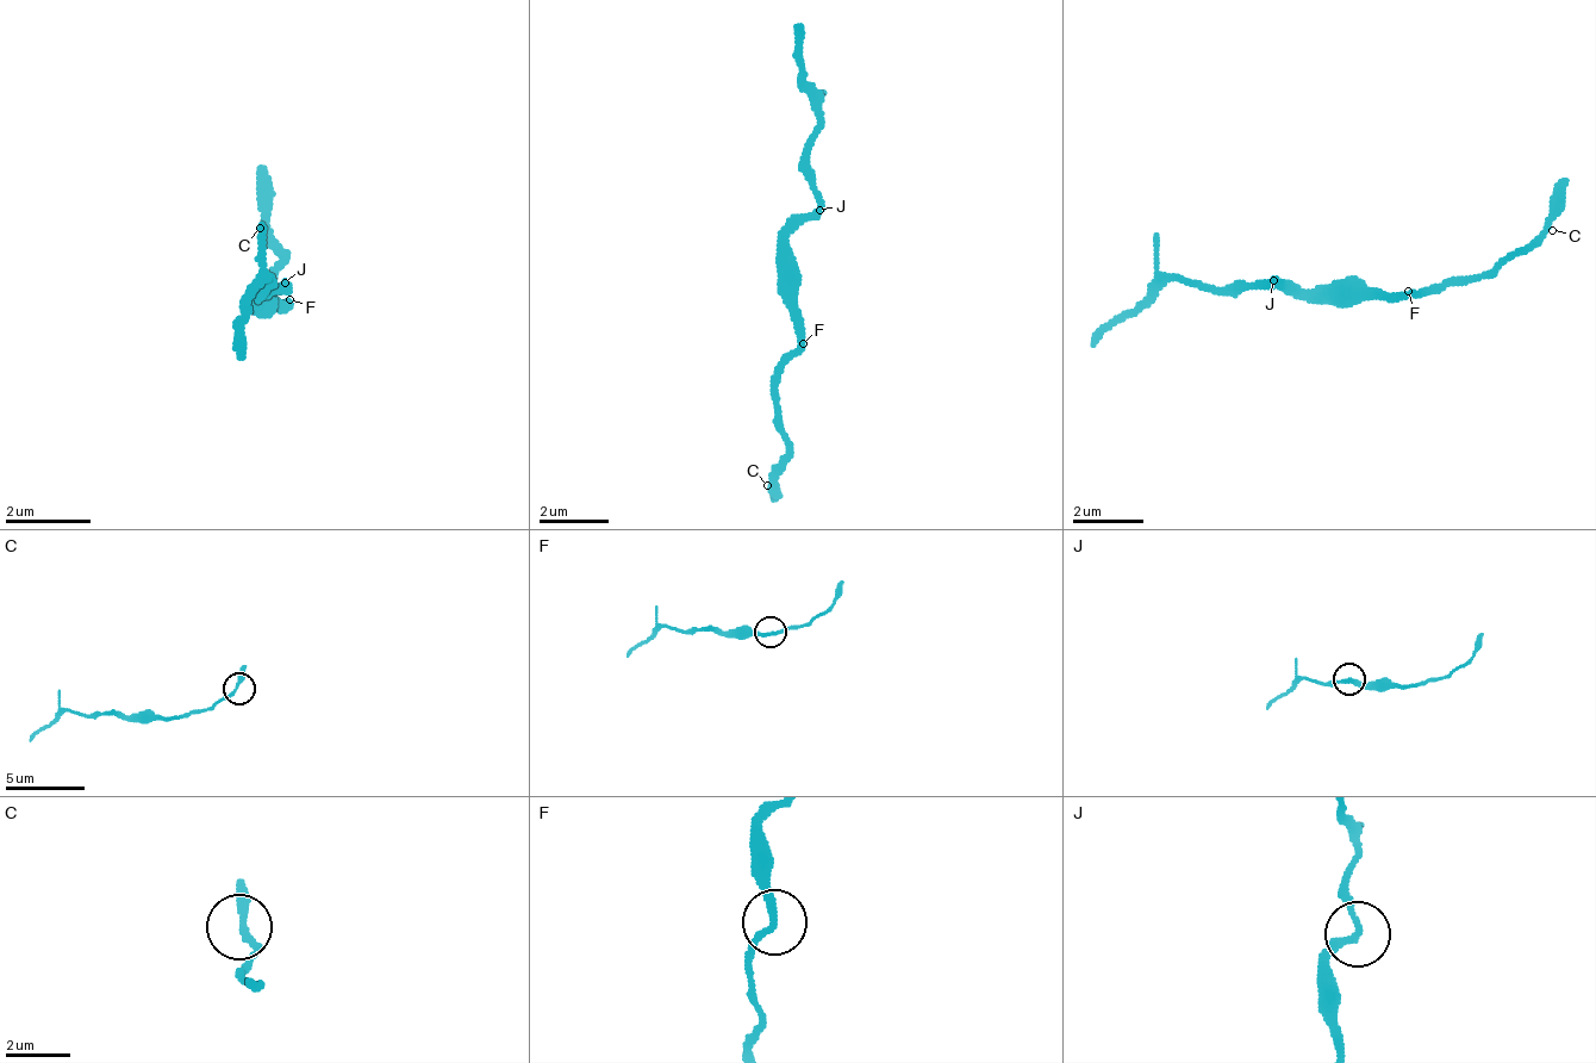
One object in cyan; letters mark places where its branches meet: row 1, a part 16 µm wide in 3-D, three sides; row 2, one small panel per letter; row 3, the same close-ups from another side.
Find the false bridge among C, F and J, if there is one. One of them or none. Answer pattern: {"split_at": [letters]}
{"split_at": []}

